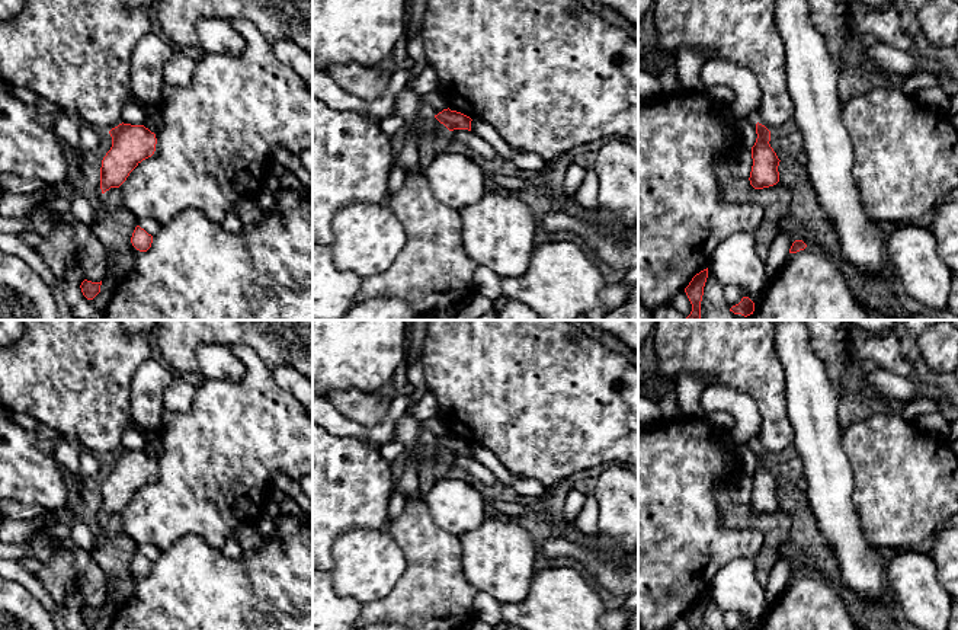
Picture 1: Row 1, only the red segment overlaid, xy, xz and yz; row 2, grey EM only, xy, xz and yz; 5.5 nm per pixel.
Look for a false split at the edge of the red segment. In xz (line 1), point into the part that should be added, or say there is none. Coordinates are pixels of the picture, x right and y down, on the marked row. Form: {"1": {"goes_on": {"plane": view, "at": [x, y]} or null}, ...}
{"1": {"goes_on": null}}

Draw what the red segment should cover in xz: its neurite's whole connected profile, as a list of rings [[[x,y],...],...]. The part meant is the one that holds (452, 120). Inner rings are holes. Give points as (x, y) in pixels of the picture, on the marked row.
[[[449,108],[443,109],[438,115],[435,115],[435,118],[440,124],[443,124],[449,131],[454,131],[454,129],[468,129],[468,131],[471,131],[471,121],[472,119],[470,116],[461,113],[461,112],[451,111]]]

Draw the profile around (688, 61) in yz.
[[[680,48],[673,60],[677,68],[679,80],[683,89],[691,92],[704,92],[704,84],[699,79],[701,67],[705,63],[704,54],[698,48]]]

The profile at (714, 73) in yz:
[[[712,58],[702,64],[699,79],[707,92],[717,92],[721,86],[733,89],[730,111],[736,121],[757,121],[762,92],[752,70]]]

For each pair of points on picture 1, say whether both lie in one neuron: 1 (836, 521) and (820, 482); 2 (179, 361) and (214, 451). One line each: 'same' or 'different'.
1: same
2: different

